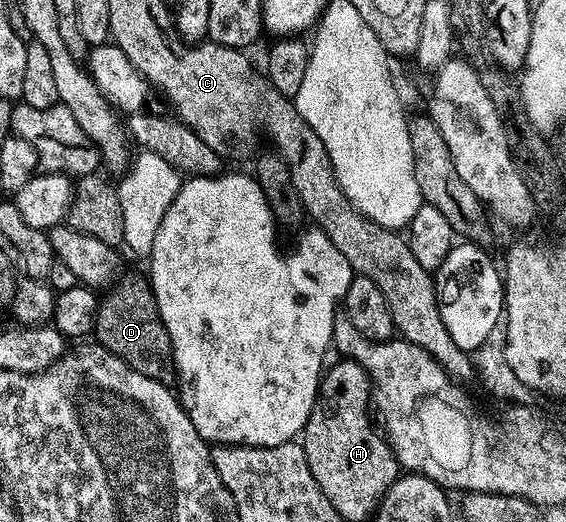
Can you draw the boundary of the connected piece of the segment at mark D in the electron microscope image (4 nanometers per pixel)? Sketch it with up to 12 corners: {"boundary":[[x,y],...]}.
{"boundary":[[153,288],[104,300],[96,342],[168,384],[175,352]]}

